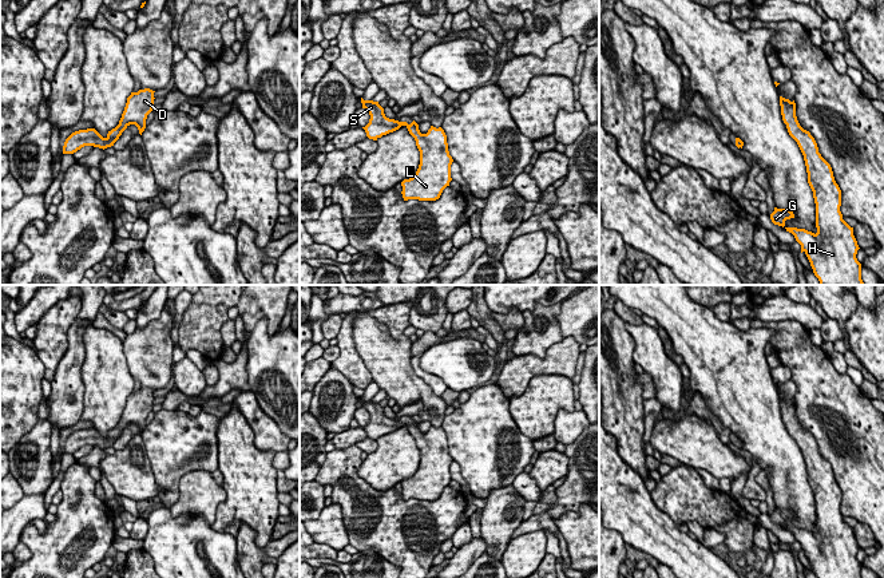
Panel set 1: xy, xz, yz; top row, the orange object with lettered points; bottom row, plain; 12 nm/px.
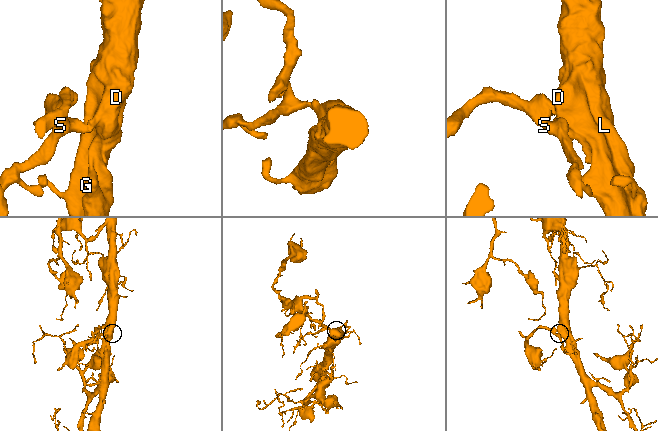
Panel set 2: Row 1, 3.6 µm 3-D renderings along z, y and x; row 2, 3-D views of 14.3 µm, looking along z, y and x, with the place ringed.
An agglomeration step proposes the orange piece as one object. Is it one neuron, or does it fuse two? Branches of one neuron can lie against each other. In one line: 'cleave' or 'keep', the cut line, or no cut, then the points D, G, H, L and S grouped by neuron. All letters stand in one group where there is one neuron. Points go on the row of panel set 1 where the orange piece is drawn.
keep; cut none; groups D G H L S

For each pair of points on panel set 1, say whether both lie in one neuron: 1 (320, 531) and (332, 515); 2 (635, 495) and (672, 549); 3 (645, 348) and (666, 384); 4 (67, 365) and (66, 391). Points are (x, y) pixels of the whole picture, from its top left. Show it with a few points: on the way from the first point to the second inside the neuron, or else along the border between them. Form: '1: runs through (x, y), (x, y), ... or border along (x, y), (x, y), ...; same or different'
1: runs through (324, 527), (330, 519); same
2: runs through (635, 509), (635, 513), (658, 535); same
3: runs through (651, 357), (666, 375); same
4: runs through (67, 372), (67, 384); same

